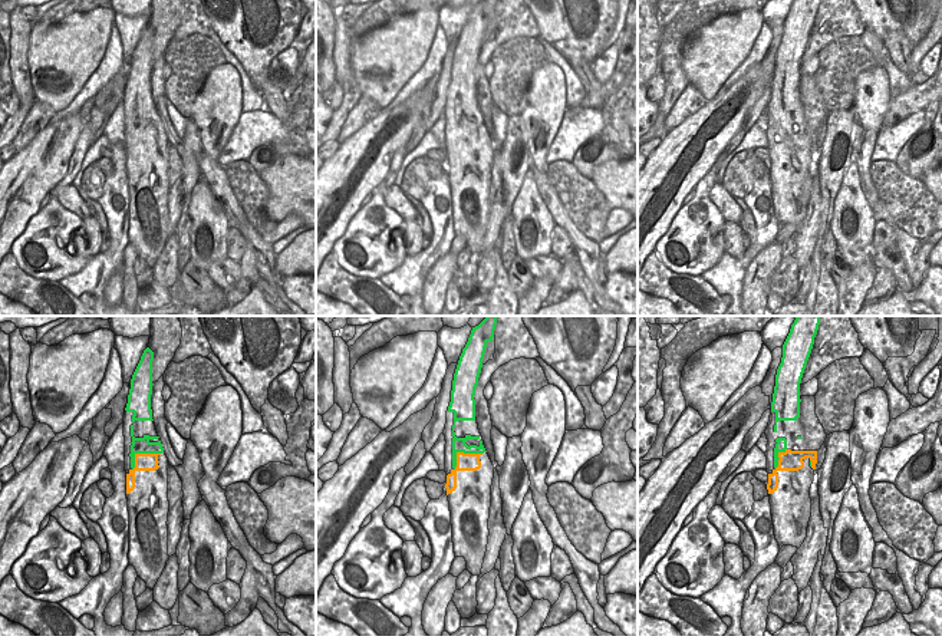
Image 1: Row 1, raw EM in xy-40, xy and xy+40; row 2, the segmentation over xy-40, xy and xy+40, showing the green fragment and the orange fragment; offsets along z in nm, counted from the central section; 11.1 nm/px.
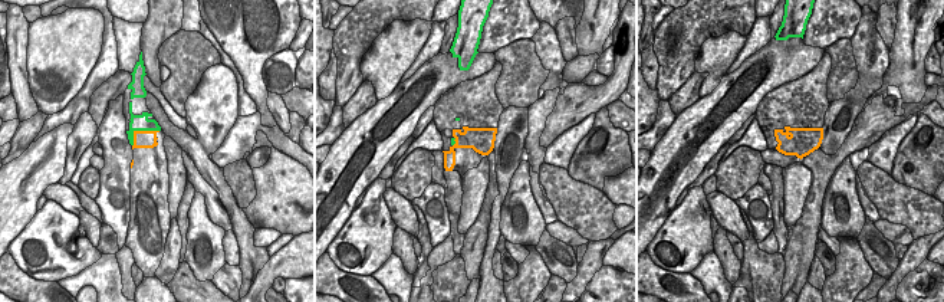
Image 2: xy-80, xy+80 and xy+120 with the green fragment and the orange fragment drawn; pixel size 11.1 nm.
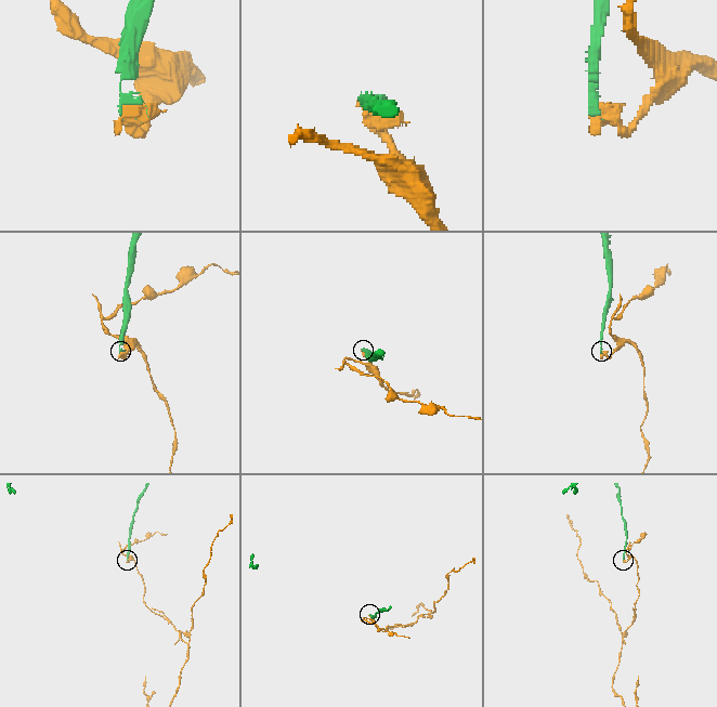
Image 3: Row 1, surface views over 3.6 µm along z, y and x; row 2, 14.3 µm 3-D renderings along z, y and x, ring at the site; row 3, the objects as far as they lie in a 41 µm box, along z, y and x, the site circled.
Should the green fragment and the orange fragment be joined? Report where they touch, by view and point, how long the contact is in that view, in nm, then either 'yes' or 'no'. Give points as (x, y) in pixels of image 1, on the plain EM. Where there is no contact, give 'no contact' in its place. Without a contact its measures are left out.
xy (461, 129) | 380 nm | no

